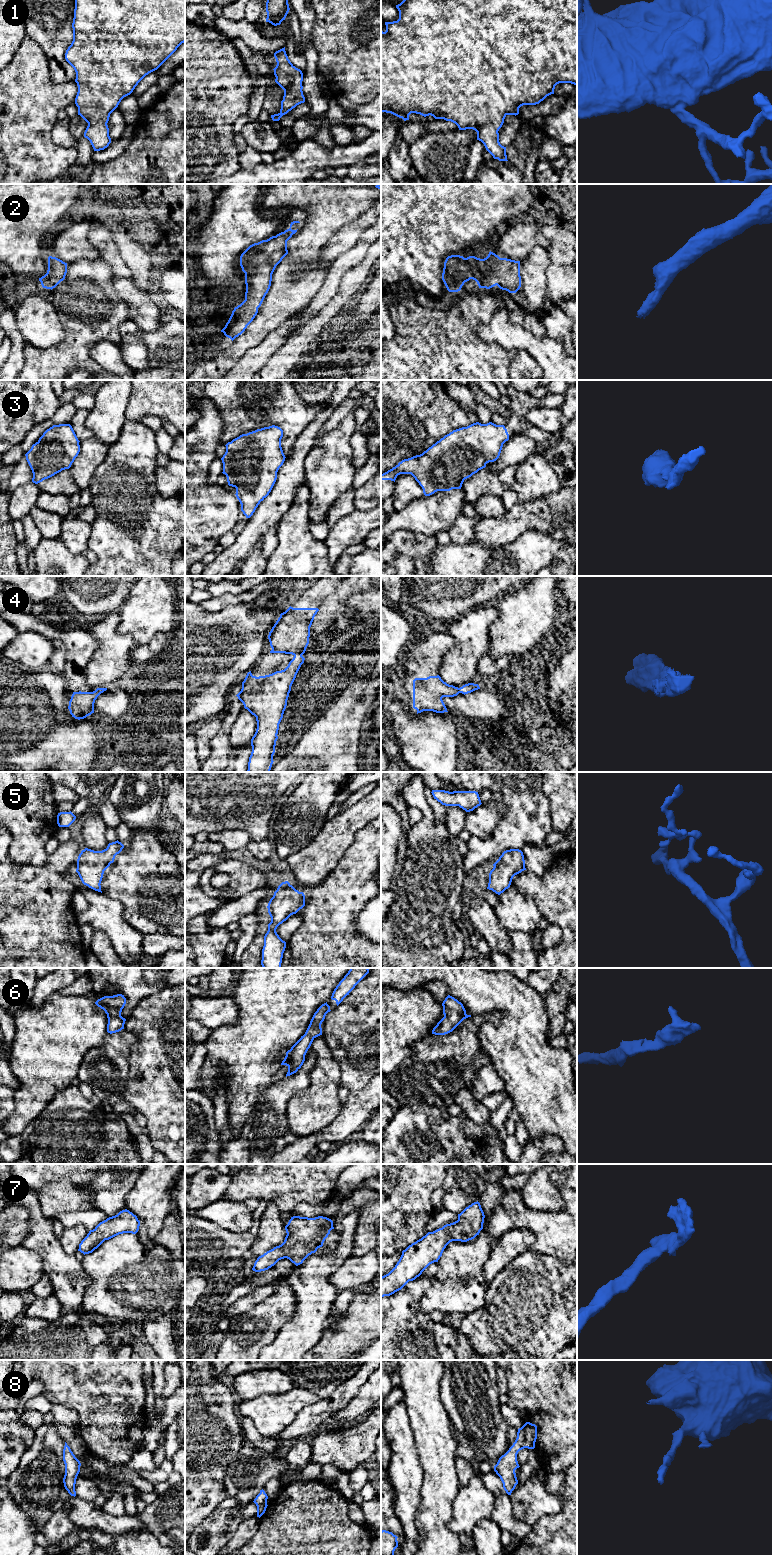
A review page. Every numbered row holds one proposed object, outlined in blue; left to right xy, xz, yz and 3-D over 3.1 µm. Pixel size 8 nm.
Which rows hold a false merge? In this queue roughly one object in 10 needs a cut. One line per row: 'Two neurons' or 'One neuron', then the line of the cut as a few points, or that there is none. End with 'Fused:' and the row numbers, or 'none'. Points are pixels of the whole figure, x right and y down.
1: One neuron. No split
2: One neuron. No split
3: One neuron. No split
4: One neuron. No split
5: One neuron. No split
6: One neuron. No split
7: One neuron. No split
8: One neuron. No split
Fused: none

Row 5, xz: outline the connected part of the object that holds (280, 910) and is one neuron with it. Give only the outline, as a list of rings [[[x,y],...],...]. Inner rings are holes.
[[[288,881],[282,882],[268,903],[271,922],[264,936],[261,965],[263,968],[281,968],[286,942],[276,932],[277,927],[305,906],[305,895]]]

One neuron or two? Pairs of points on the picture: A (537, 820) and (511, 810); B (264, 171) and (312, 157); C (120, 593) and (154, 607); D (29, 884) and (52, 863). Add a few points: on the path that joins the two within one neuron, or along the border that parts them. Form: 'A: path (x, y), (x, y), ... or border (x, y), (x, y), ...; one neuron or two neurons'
A: path (531, 820), (520, 810), (517, 810); one neuron
B: path (276, 171), (292, 171), (300, 164); one neuron
C: border (132, 586), (127, 595); two neurons
D: border (44, 867), (59, 873); two neurons

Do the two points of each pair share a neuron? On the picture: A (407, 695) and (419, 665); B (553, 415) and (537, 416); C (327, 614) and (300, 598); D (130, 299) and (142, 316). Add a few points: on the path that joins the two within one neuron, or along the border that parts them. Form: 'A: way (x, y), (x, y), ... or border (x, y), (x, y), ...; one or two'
A: way (407, 688), (412, 672); one
B: way (549, 416), (541, 416); one
C: border (321, 607), (318, 608); two
D: way (134, 303), (142, 312); one

